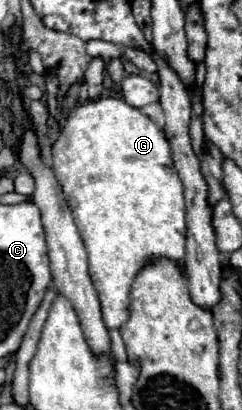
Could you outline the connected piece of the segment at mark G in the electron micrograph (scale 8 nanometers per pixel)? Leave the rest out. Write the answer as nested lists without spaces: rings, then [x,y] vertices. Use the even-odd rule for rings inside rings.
[[[102,96],[100,100],[84,100],[78,104],[52,146],[52,166],[88,252],[90,278],[100,298],[102,320],[108,330],[120,328],[130,314],[130,286],[146,264],[168,258],[184,270],[186,206],[182,180],[174,168],[170,144],[164,132],[138,108],[128,106],[120,98]]]

